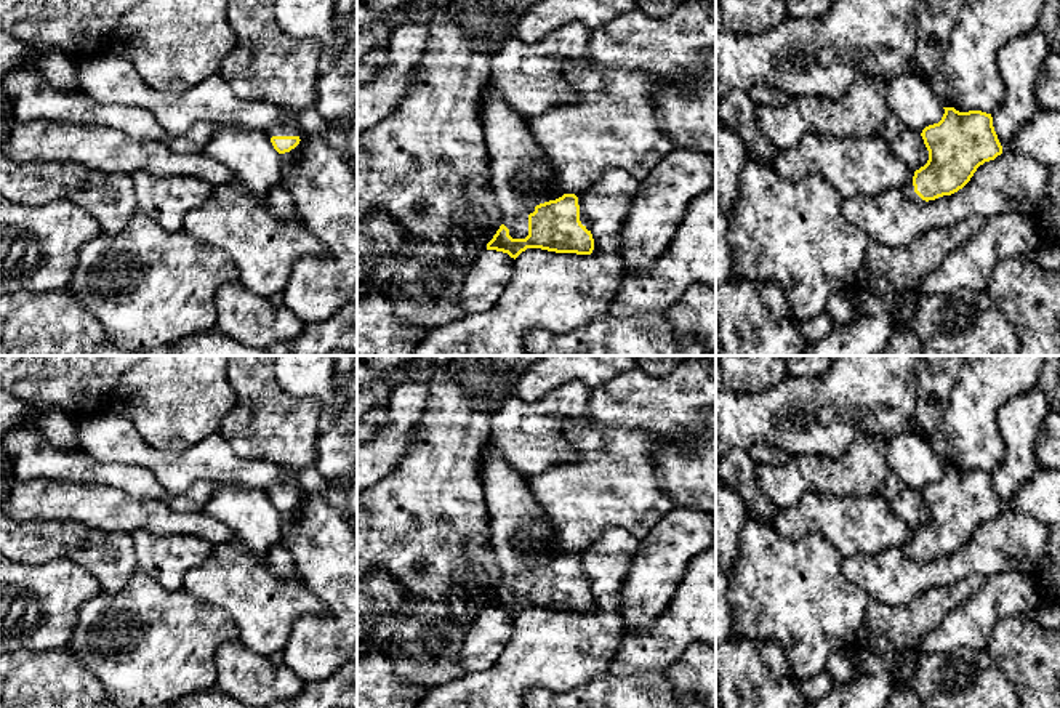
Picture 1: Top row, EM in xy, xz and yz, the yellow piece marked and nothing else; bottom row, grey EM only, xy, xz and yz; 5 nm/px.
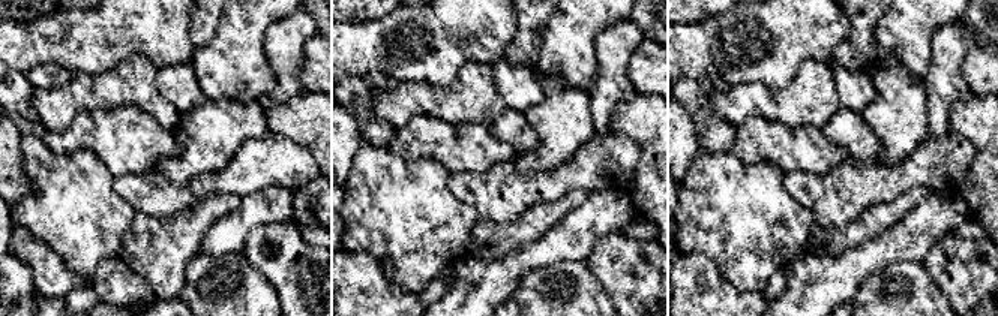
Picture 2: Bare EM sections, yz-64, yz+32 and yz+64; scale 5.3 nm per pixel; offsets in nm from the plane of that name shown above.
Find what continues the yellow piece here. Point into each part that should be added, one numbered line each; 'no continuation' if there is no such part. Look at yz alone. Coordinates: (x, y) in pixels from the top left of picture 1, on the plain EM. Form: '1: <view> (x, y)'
1: yz (908, 548)

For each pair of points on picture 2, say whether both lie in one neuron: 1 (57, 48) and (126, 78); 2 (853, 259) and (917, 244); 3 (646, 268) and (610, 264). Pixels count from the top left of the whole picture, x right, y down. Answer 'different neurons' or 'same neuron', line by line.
1: different neurons
2: same neuron
3: same neuron

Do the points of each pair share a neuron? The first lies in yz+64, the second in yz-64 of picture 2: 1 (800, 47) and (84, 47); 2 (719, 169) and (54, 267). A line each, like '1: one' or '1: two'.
1: one
2: two

